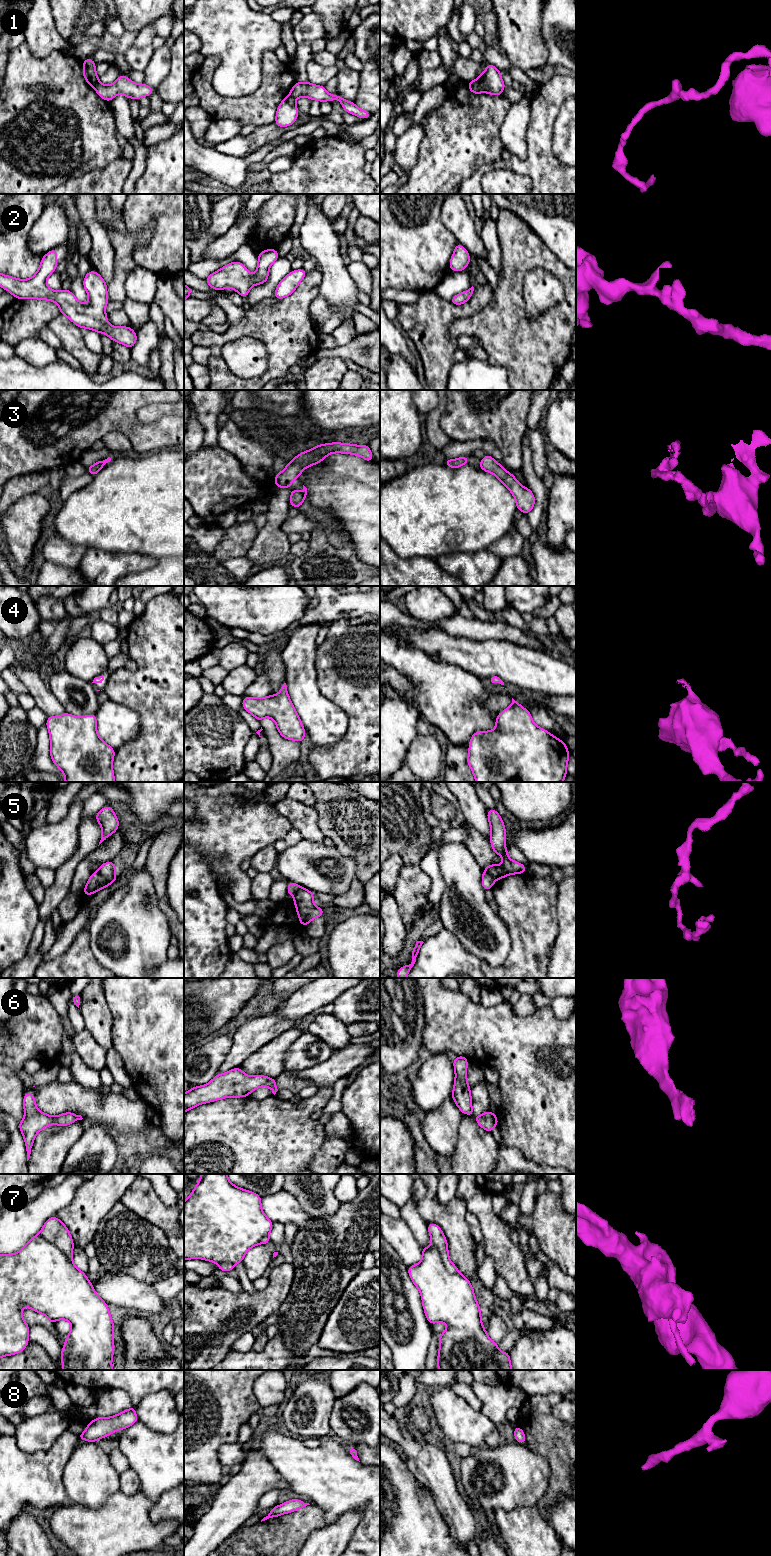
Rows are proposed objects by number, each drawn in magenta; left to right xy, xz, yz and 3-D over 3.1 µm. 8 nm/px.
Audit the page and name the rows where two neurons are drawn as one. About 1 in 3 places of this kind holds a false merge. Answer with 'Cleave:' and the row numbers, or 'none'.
Cleave: 1, 3, 5, 7

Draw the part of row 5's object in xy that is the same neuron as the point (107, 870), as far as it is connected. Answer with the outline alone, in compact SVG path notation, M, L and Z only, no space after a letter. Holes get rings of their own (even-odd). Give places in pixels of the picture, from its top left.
M109 861L100 865L98 873L107 881L108 886L114 883L116 877L116 865L113 861Z

